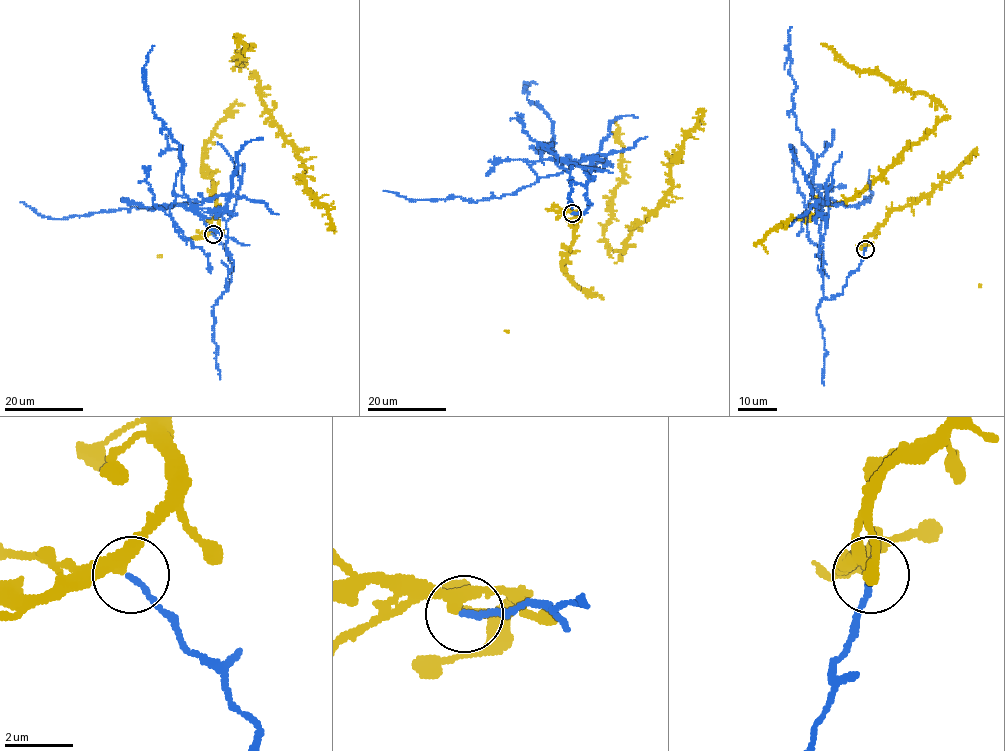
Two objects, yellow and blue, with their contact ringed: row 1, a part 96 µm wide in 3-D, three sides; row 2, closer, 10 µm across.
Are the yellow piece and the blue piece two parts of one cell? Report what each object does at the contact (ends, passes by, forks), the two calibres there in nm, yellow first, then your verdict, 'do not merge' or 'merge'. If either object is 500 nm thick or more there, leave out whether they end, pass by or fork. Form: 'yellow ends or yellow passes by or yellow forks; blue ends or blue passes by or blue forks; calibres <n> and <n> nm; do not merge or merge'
yellow passes by; blue ends; calibres 320 and 160 nm; do not merge

